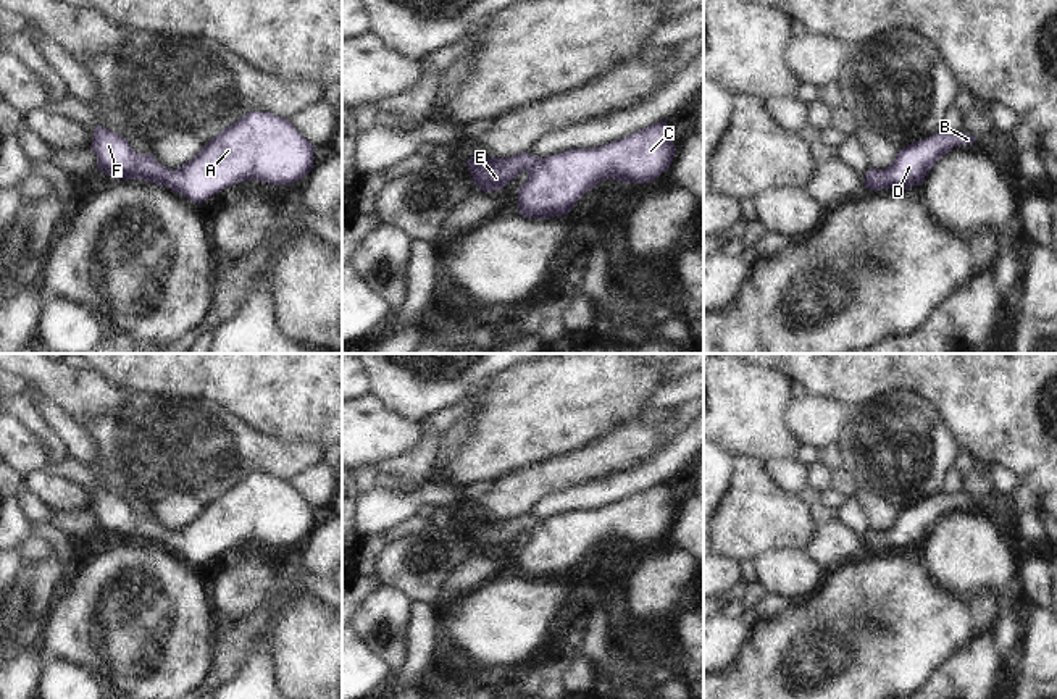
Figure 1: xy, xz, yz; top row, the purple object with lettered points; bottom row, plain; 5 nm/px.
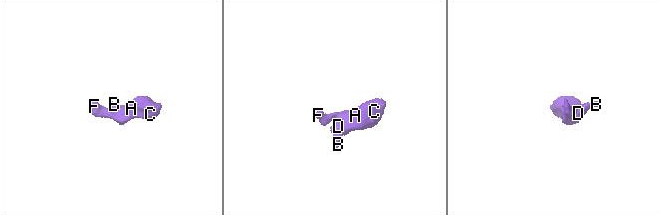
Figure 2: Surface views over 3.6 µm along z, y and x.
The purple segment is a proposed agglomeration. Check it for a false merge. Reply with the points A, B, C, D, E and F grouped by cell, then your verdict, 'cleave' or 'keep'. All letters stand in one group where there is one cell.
A B C D E F | keep

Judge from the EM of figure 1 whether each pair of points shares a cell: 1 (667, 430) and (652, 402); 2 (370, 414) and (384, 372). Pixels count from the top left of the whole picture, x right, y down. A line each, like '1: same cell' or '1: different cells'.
1: different cells
2: different cells

